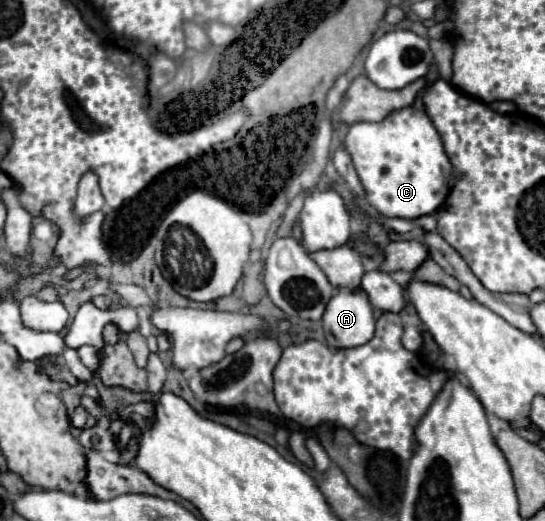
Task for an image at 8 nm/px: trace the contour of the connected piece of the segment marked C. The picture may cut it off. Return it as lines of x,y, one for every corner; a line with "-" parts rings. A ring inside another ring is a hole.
414,106
398,110
382,122
354,122
344,142
364,186
366,202
382,216
416,220
434,214
458,180
430,116

